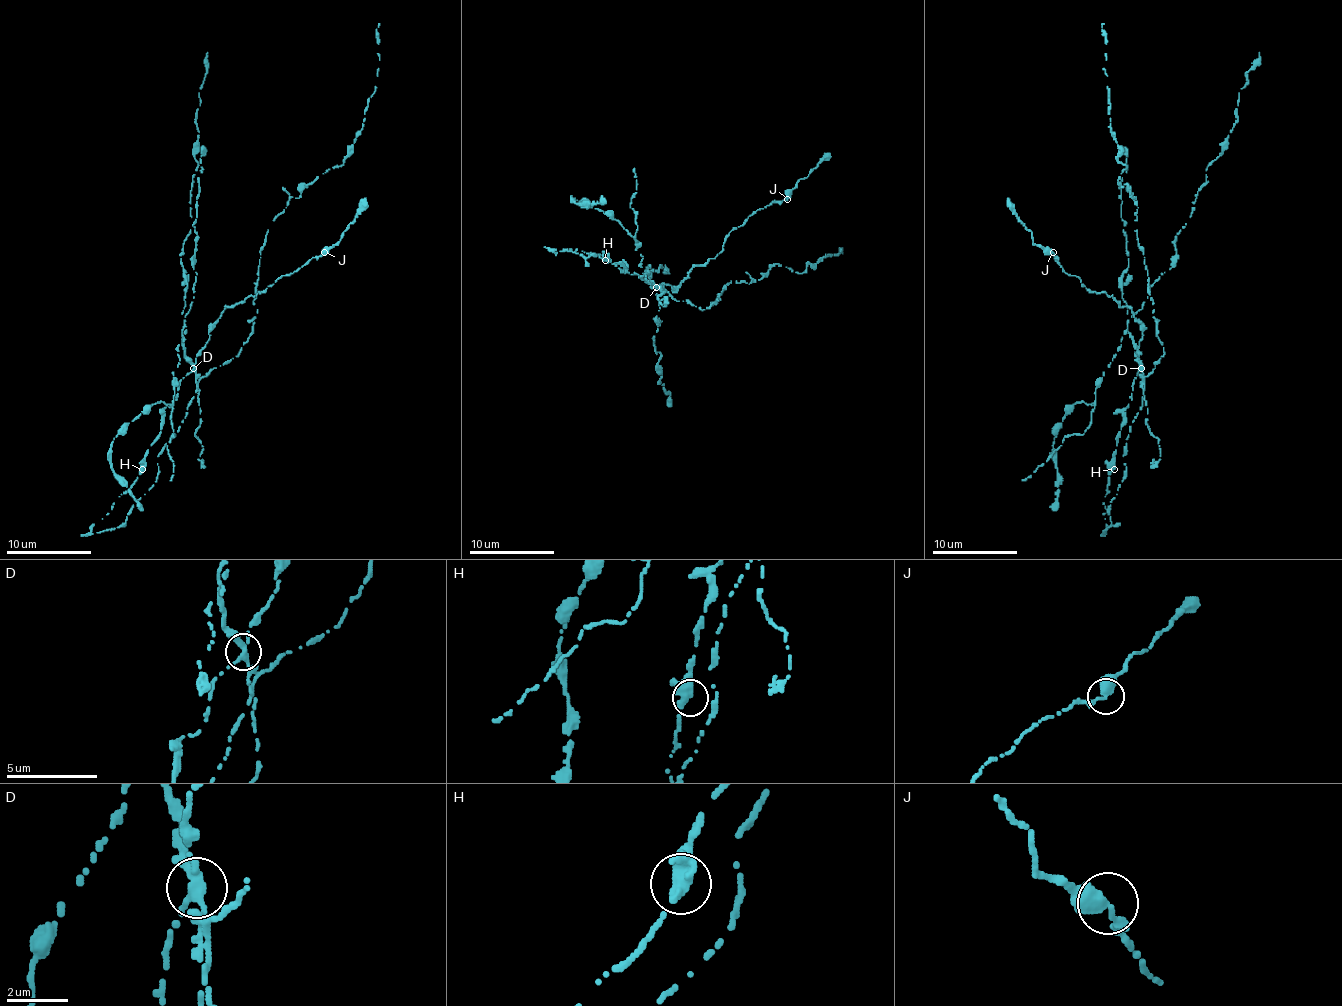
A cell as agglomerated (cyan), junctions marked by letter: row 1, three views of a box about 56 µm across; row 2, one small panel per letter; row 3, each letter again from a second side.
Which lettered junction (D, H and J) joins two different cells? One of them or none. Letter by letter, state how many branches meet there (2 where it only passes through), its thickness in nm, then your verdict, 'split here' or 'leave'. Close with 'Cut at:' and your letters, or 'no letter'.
D: 3 | 280 nm | split here
H: 3 | 360 nm | leave
J: 2 | 320 nm | leave
Cut at: D

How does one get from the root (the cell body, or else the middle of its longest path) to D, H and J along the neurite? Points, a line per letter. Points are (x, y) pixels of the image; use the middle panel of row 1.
D: (696, 307), (673, 298), (662, 287), (656, 287)
H: (696, 307), (673, 298), (662, 287), (637, 275), (630, 275), (622, 264), (605, 260)
J: (696, 307), (673, 298), (658, 285), (675, 287), (694, 266), (715, 258), (726, 236), (749, 215), (788, 198)

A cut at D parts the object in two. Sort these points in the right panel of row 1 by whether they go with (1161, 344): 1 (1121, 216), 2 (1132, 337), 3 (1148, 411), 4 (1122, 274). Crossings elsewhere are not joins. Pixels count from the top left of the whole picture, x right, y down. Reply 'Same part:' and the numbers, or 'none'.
Same part: none

